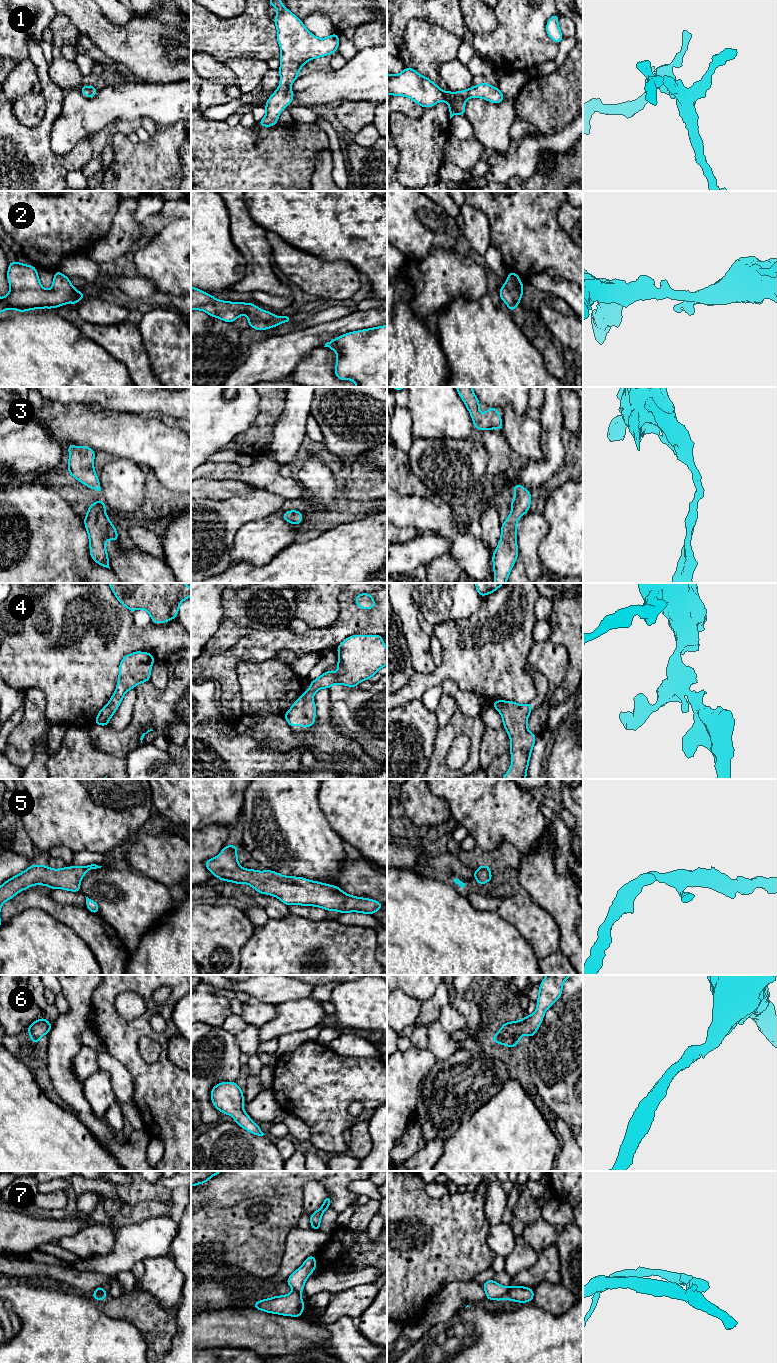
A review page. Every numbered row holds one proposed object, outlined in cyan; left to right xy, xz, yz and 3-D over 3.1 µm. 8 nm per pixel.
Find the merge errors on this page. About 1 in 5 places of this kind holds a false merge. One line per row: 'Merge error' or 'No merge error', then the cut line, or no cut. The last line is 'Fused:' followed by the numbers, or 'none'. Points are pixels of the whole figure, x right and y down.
1: No merge error. No split
2: No merge error. No split
3: No merge error. No split
4: No merge error. No split
5: No merge error. No split
6: No merge error. No split
7: Merge error. Split along yz (508, 1287), (505, 1298)
Fused: 7

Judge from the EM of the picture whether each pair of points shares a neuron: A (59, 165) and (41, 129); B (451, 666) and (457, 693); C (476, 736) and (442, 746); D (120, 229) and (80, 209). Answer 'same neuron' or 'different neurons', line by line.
A: same neuron
B: different neurons
C: same neuron
D: different neurons

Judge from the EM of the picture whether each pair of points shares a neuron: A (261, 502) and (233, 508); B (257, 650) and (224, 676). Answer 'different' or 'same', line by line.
A: same
B: same

